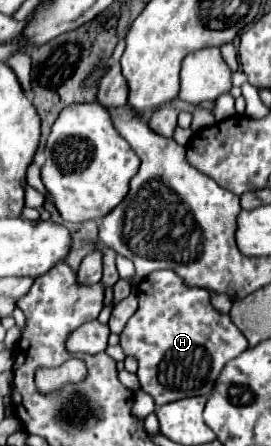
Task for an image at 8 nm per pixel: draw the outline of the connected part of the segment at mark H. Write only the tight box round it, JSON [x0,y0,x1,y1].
[120,270,248,406]

